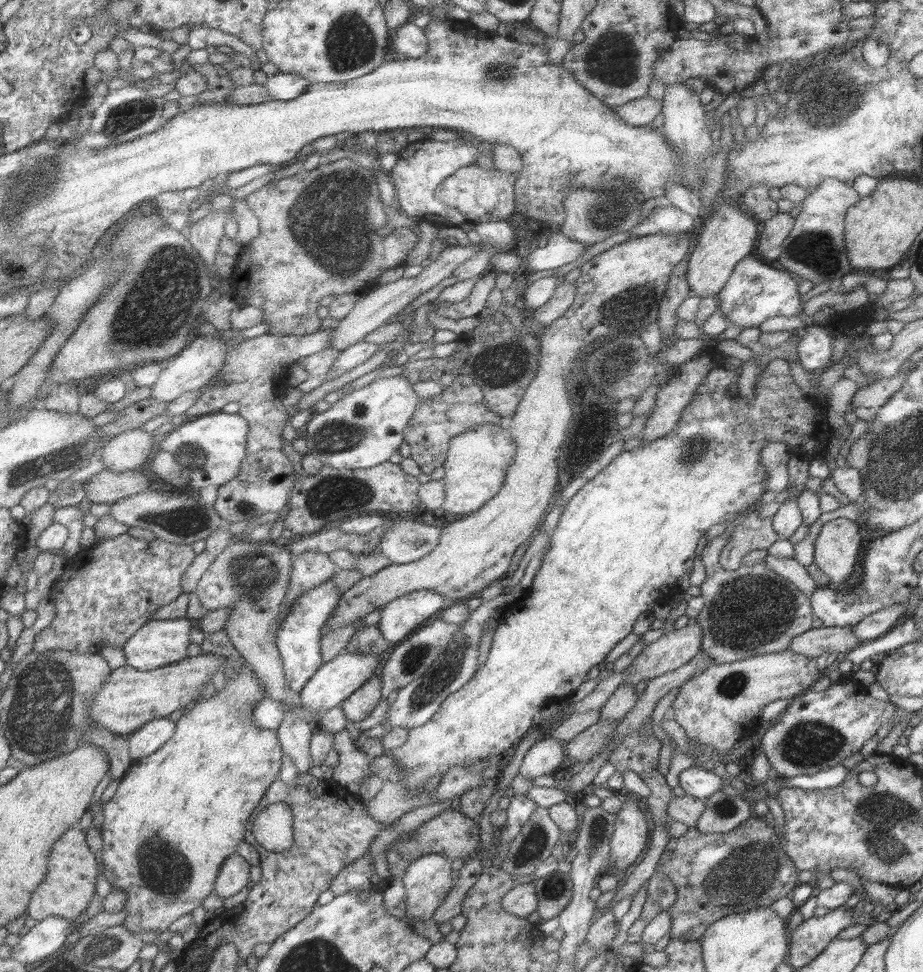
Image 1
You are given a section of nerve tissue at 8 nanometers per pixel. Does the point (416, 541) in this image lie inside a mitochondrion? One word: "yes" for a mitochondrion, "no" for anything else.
yes

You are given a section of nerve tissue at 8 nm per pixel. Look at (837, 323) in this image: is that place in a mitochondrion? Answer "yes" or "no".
no

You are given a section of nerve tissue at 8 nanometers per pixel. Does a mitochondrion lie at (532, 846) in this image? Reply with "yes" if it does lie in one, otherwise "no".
yes

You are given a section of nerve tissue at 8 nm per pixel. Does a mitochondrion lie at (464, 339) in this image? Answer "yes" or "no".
no

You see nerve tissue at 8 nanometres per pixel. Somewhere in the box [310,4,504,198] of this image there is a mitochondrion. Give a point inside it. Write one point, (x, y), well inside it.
(351, 46)

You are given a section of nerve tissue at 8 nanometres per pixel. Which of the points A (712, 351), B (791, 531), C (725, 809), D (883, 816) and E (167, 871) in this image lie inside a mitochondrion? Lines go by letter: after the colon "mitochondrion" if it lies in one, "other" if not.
A: other
B: other
C: mitochondrion
D: mitochondrion
E: mitochondrion

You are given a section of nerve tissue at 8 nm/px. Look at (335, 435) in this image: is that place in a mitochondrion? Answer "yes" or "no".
yes

